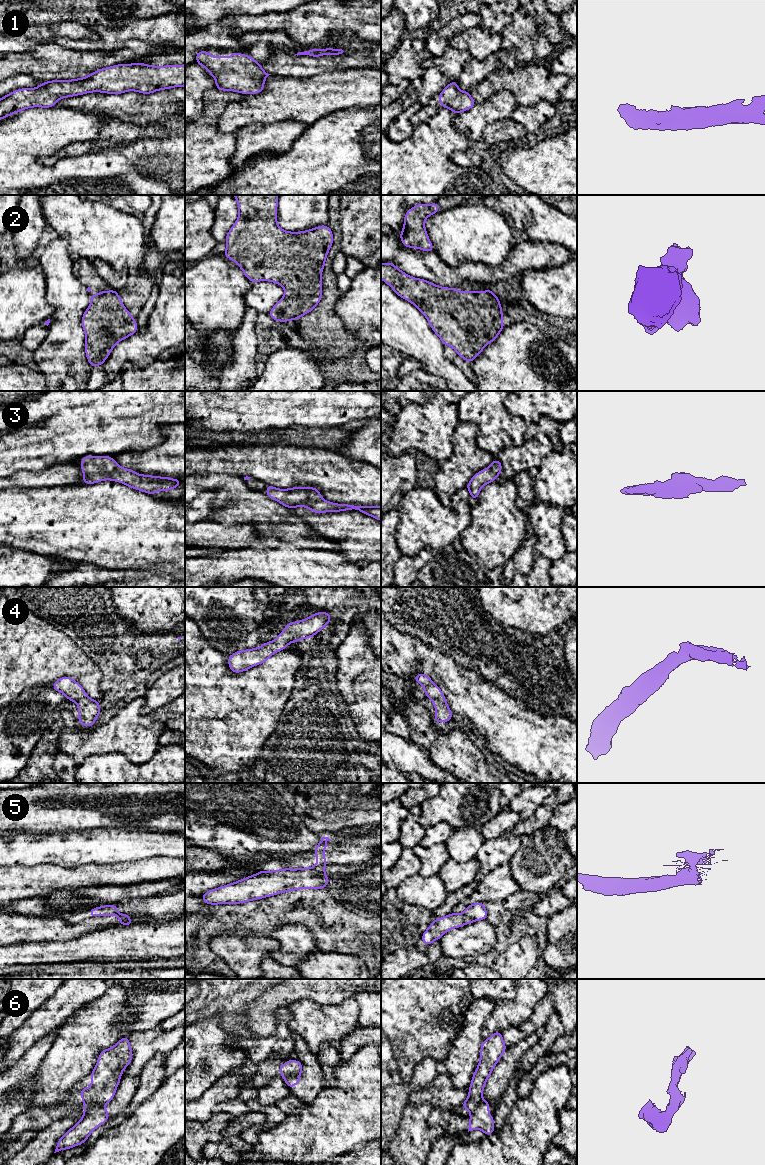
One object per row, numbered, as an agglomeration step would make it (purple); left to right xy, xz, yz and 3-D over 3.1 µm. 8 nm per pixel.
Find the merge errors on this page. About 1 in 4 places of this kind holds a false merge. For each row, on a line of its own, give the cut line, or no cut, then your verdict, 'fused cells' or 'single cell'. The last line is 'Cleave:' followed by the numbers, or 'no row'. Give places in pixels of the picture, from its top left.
1: no cut; single cell
2: no cut; single cell
3: no cut; single cell
4: no cut; single cell
5: cut in xz along (322, 864), (313, 867); fused cells
6: cut in xy along (103, 1105), (91, 1105), (85, 1109); fused cells
Cleave: 5, 6

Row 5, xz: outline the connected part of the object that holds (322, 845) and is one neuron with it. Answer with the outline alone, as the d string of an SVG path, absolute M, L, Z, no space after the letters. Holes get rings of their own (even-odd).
M322 837L319 844L313 849L313 851L315 852L316 859L318 861L317 864L314 865L313 867L317 867L326 863L327 859L323 854L323 851L328 848L328 845L326 844L327 841L332 840L329 839L328 837Z

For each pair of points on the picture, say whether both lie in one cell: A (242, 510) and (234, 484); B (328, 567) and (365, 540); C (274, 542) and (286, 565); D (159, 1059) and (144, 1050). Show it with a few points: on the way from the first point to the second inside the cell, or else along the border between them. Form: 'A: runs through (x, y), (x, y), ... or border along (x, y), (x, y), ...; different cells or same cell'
A: runs through (240, 504), (240, 499), (234, 493), (234, 490); same cell
B: border along (339, 555), (349, 561), (365, 558); different cells
C: border along (253, 548), (280, 549); different cells
D: border along (165, 1054), (156, 1053), (139, 1074); different cells

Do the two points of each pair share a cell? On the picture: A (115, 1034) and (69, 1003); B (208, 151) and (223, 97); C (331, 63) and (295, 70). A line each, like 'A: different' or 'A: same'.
A: different
B: same
C: same

